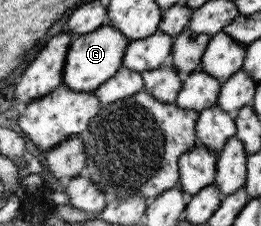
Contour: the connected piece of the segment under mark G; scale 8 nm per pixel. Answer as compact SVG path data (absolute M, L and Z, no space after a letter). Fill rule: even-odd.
M108 23L92 32L74 36L64 58L62 84L66 84L74 92L93 92L100 84L114 76L114 73L120 68L128 44L128 40Z

